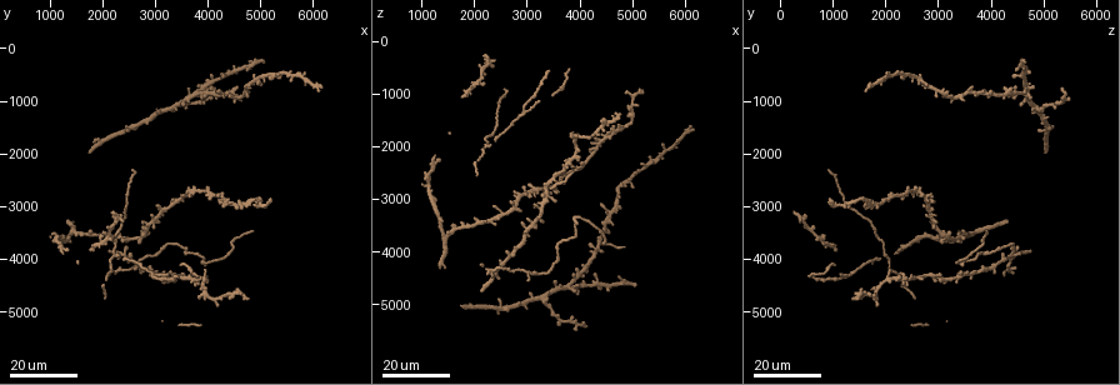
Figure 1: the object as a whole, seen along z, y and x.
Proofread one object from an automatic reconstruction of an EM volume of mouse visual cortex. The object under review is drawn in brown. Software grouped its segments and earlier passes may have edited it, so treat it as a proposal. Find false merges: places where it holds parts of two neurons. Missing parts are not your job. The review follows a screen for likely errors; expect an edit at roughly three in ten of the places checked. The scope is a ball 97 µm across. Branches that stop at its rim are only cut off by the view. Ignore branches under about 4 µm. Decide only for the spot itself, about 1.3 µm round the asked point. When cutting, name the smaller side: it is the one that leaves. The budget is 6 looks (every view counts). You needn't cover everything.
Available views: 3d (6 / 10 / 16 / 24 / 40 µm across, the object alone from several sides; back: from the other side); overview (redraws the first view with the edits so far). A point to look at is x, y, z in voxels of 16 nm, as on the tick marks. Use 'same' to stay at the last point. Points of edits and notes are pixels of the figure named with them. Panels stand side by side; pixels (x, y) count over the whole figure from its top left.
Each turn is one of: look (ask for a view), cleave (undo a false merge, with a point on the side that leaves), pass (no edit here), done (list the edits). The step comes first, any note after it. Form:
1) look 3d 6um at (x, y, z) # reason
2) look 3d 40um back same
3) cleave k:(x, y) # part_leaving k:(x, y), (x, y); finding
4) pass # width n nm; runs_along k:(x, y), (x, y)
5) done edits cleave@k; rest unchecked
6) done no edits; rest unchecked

look 3d 16um at (3950, 4550, 1900)

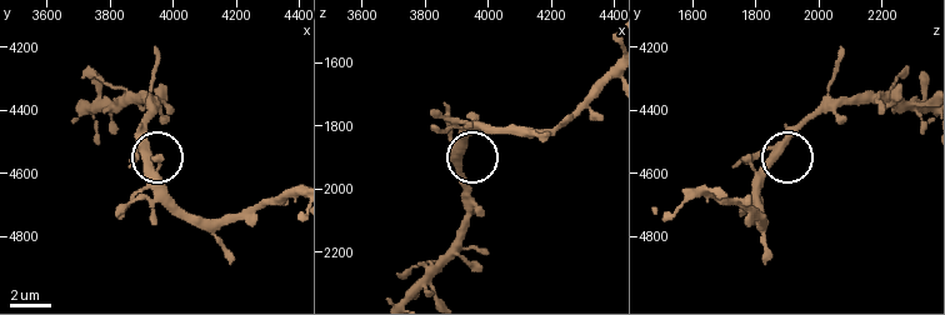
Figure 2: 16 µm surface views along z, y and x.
look 3d 10um at (3920, 4580, 1830)

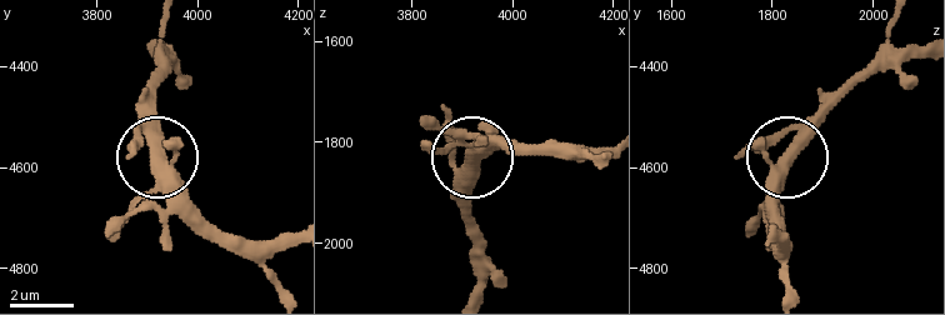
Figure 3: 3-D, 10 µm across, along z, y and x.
pass # side_arm 19 um; runs_along 3:(473, 293), (473, 155), (534, 146); one neuron here

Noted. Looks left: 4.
look 3d 16um at (3950, 4100, 3350) # calibre changes

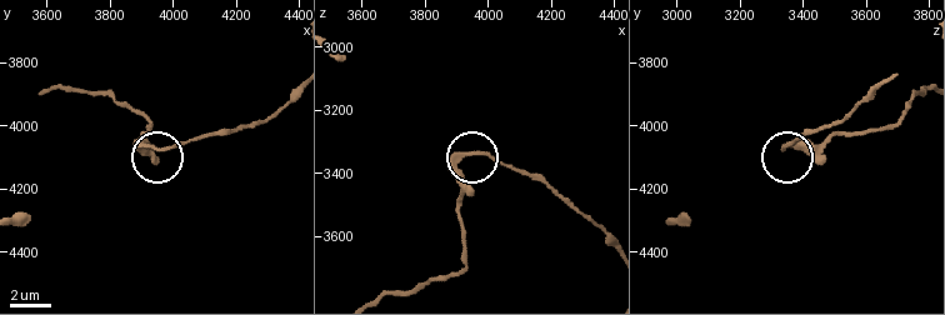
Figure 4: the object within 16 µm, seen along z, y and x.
look 3d 10um at (3930, 4070, 3340)

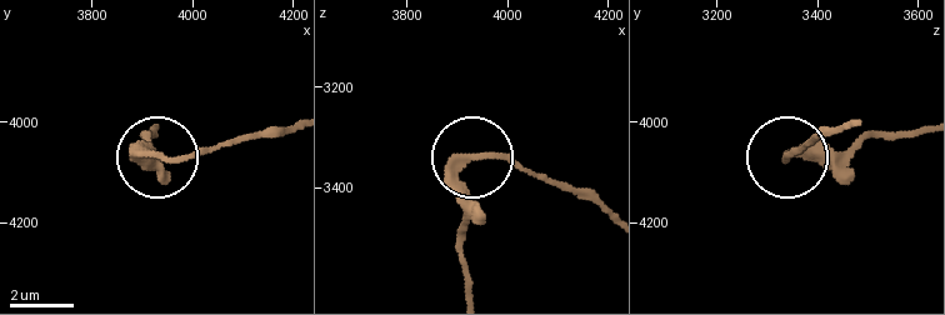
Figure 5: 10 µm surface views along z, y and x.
pass # all the same neuron

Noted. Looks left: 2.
look 3d 24um at (3000, 4300, 1350)

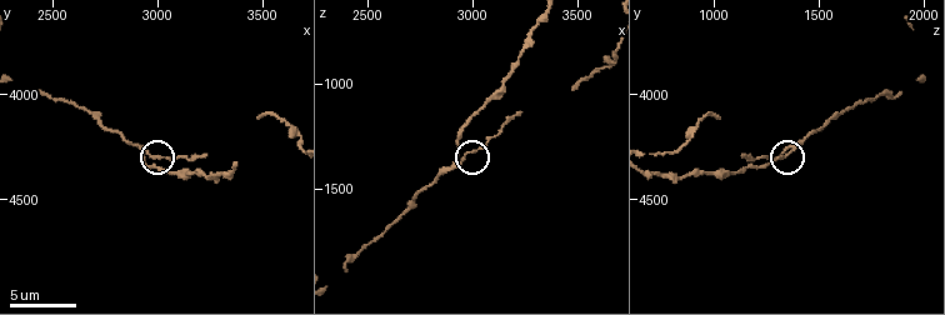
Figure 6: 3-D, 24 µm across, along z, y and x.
look 3d 10um at (2960, 4300, 1340) # zoom in

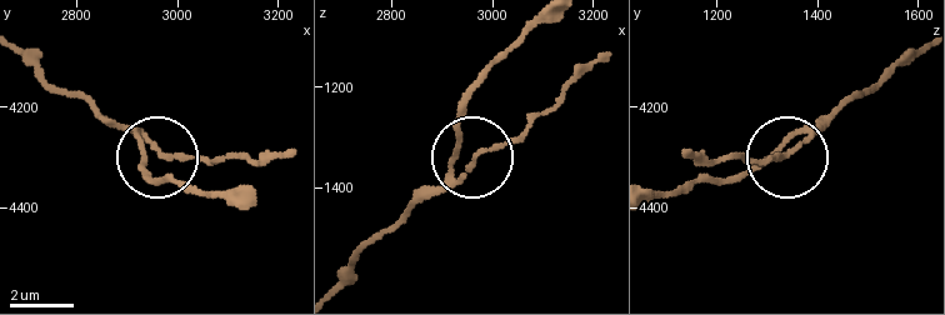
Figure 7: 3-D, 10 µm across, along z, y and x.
pass # side_arm 6 um; continuous, no second neuron

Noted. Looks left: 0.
done no edits; rest unchecked

